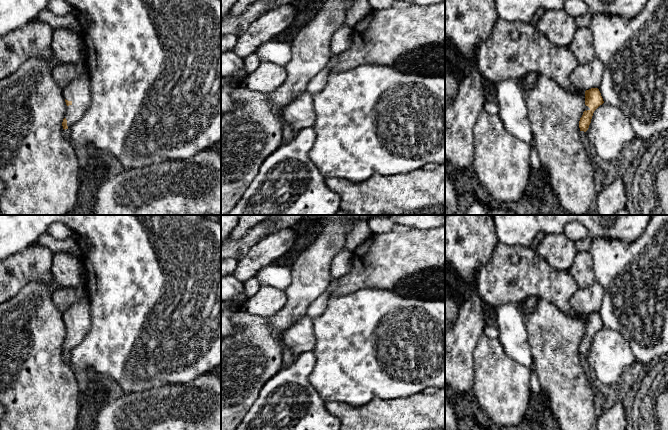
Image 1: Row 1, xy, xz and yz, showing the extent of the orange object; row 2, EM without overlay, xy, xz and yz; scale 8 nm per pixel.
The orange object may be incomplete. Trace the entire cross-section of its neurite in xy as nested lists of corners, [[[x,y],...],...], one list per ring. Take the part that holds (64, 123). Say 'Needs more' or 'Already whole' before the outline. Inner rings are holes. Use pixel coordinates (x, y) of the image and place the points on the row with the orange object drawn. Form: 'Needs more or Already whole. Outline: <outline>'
Needs more. Outline: [[[83,73],[74,78],[62,88],[62,94],[67,105],[66,115],[62,122],[65,130],[79,121],[90,105],[91,91],[88,74]]]

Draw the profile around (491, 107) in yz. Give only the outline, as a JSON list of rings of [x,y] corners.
[[[486,101],[483,109],[491,115],[498,115],[499,113],[499,106],[494,101]]]

